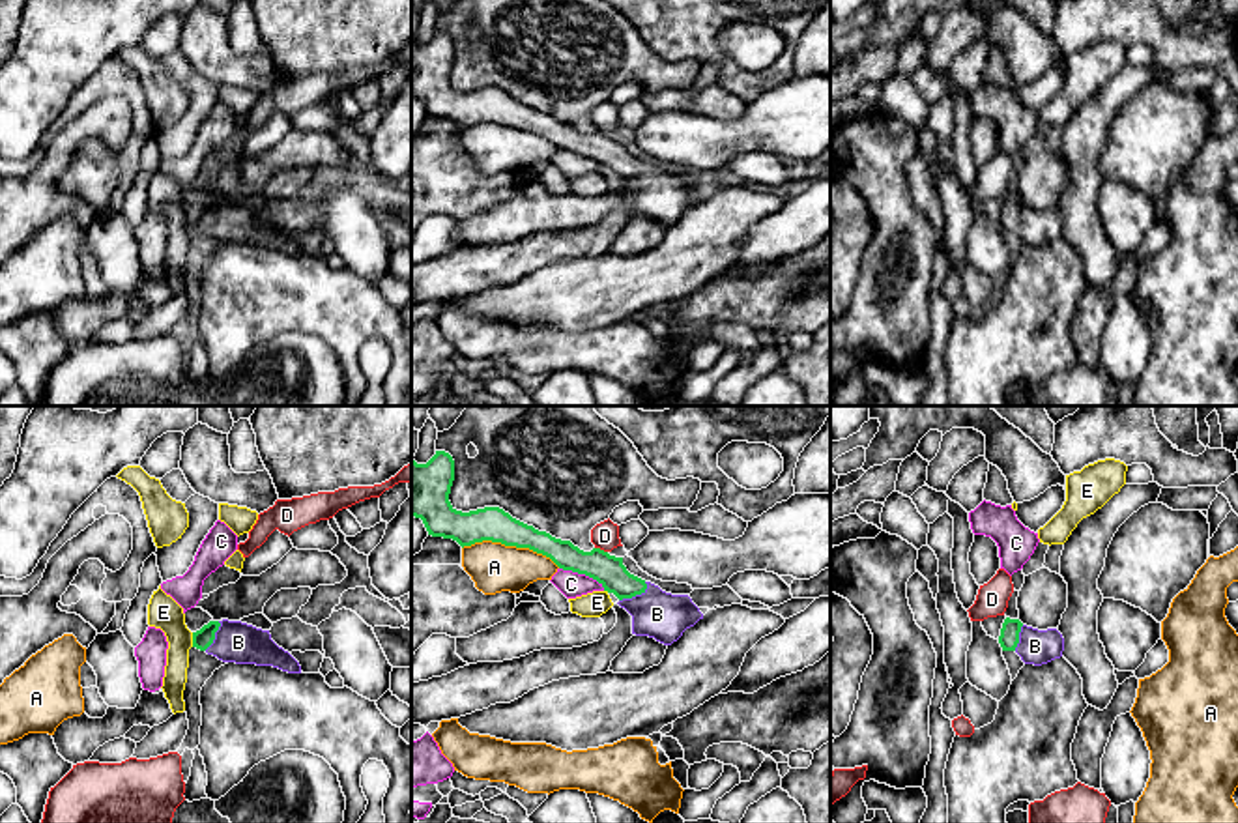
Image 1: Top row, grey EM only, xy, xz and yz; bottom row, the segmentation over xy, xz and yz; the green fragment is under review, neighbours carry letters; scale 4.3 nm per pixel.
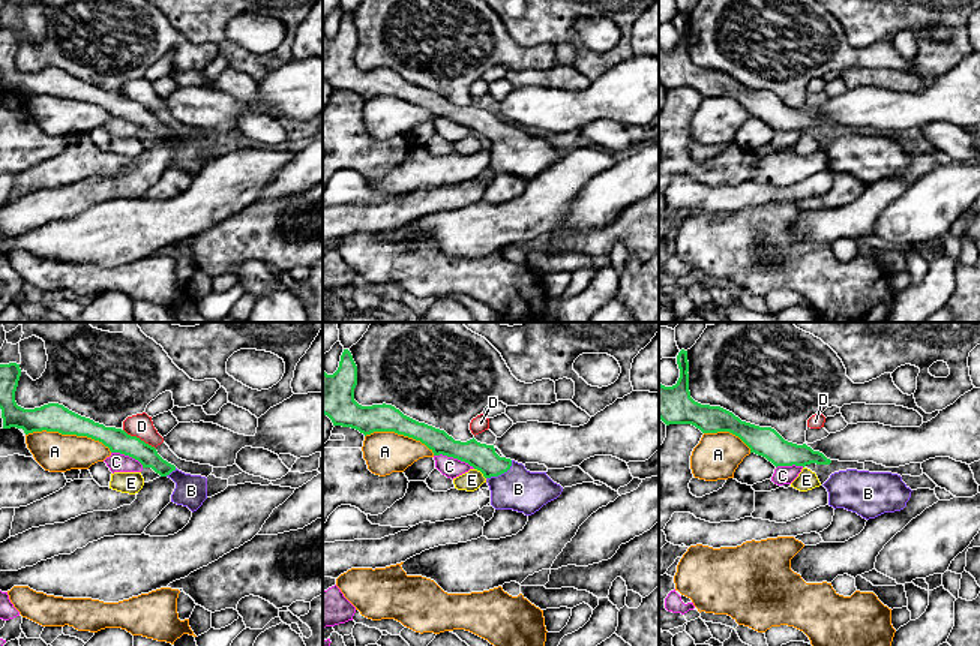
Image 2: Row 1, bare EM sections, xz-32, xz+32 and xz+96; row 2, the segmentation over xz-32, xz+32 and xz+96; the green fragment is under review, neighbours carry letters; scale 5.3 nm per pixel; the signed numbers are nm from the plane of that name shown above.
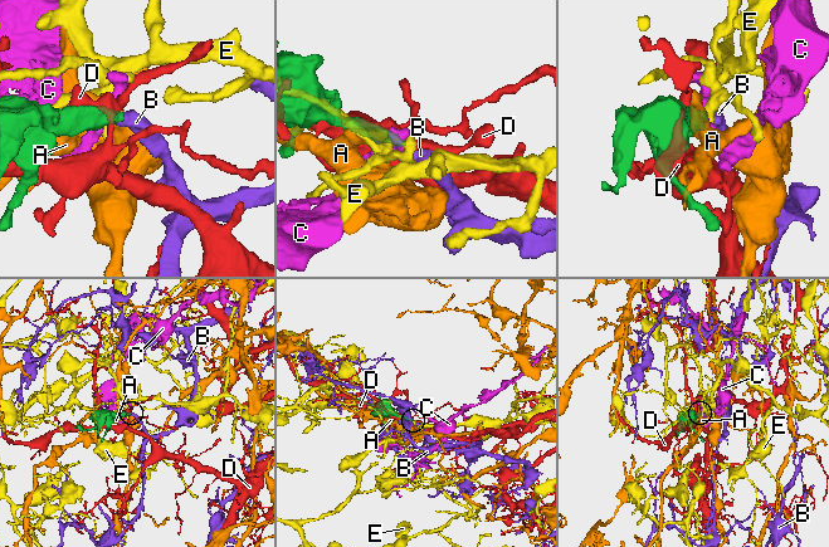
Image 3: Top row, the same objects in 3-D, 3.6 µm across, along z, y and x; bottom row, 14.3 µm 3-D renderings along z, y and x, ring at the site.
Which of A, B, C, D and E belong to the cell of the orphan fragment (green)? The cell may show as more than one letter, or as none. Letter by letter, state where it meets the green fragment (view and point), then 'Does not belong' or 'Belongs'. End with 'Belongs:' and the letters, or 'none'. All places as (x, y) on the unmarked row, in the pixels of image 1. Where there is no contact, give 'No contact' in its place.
A: Touches green at xz (511, 126). Does not belong
B: Touches green at xz (634, 176). Belongs
C: Touches green at xz (582, 154). Does not belong
D: Touches green at xz (599, 129). Does not belong
E: Touches green at xy (193, 221). Does not belong
Belongs: B

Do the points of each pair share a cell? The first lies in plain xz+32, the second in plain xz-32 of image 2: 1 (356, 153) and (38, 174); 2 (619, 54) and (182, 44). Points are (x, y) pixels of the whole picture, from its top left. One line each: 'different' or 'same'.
1: different
2: different

